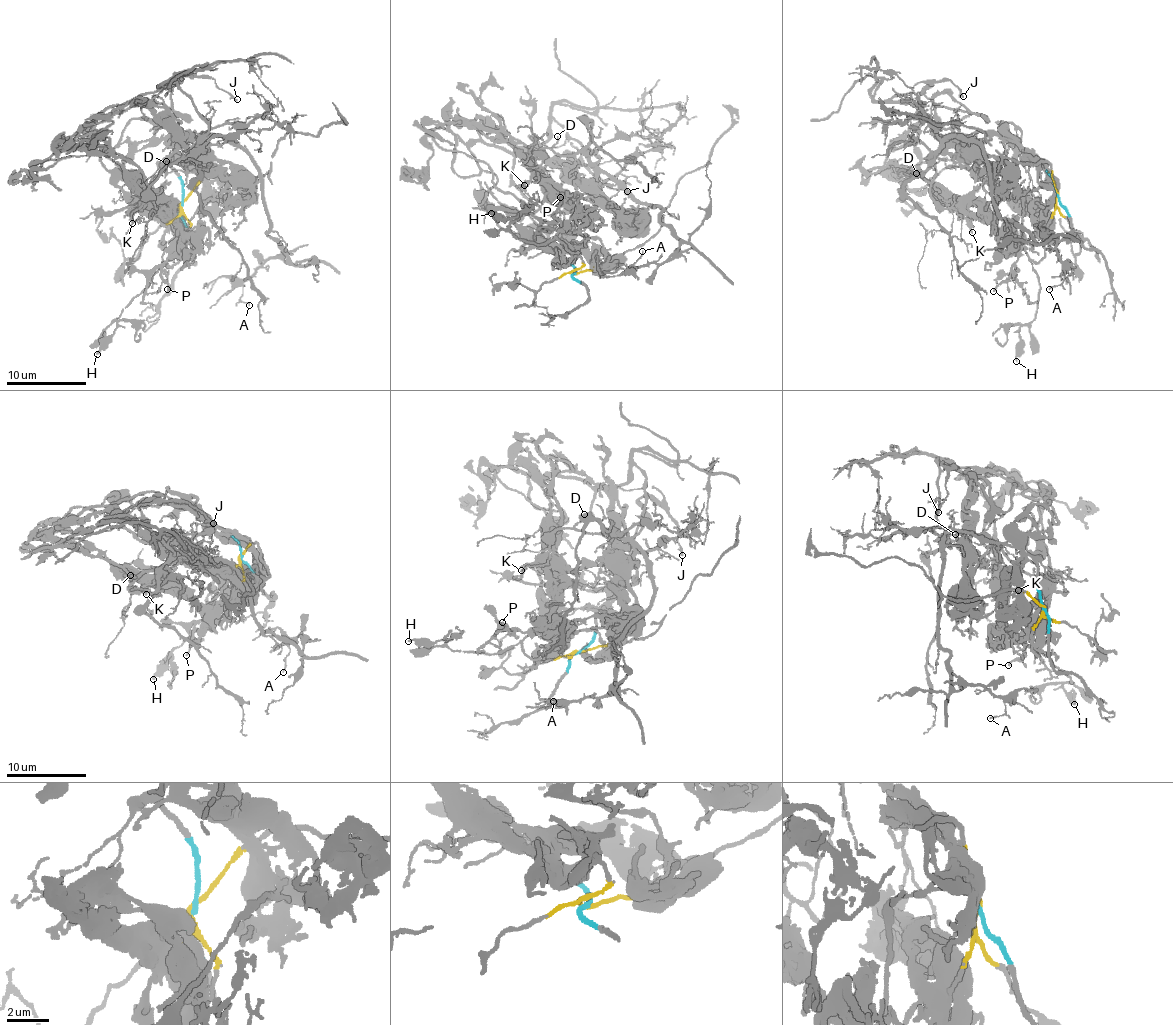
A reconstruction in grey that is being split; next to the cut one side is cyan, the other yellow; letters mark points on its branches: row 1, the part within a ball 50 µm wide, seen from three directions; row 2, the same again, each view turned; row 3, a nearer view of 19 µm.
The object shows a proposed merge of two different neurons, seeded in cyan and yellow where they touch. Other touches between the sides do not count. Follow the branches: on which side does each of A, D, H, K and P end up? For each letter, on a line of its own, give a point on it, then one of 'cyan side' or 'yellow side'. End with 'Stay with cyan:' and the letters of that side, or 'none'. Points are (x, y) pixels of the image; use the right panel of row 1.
A: place (1049, 289); cyan side
D: place (916, 173); cyan side
H: place (1016, 361); yellow side
K: place (972, 232); yellow side
P: place (993, 291); yellow side
Stay with cyan: A, D

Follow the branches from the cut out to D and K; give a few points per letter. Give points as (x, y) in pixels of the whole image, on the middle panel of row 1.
D: (575, 272), (563, 257), (563, 250), (594, 209), (594, 168), (581, 152), (557, 154), (553, 146), (557, 137)
K: (575, 272), (581, 258), (564, 246), (556, 233), (573, 221), (573, 212), (541, 183), (527, 180), (523, 185)

